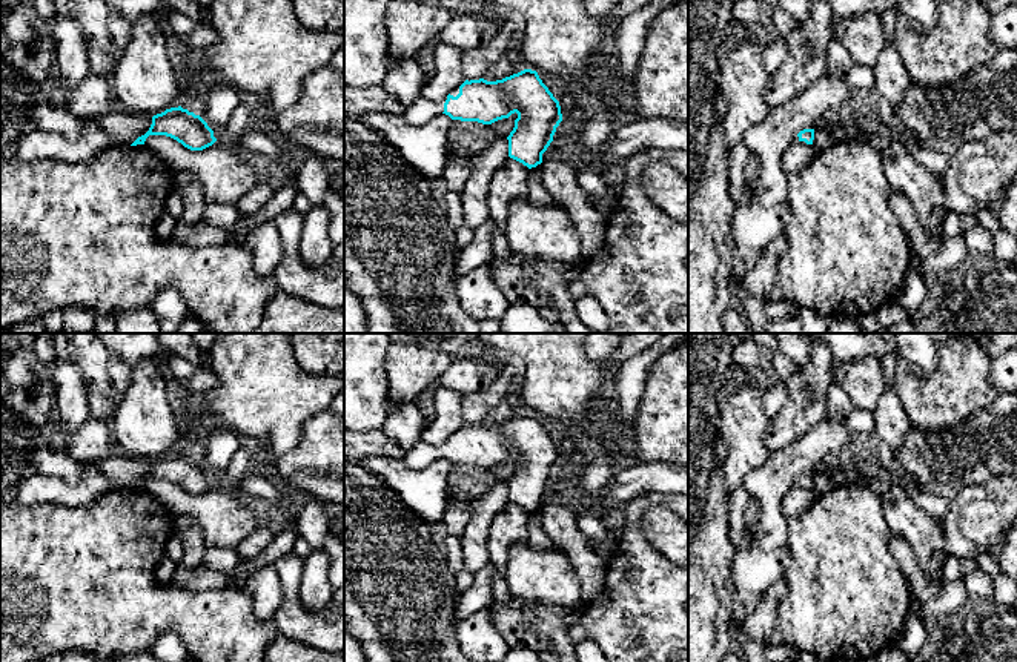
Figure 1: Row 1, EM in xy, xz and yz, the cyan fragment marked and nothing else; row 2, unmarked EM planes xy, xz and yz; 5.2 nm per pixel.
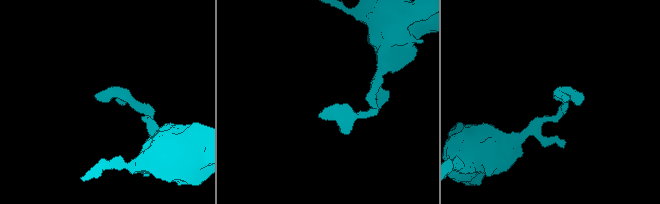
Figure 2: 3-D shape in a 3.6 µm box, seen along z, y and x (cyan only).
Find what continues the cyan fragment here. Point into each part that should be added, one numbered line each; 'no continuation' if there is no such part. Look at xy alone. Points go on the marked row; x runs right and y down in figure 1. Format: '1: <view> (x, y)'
no continuation

